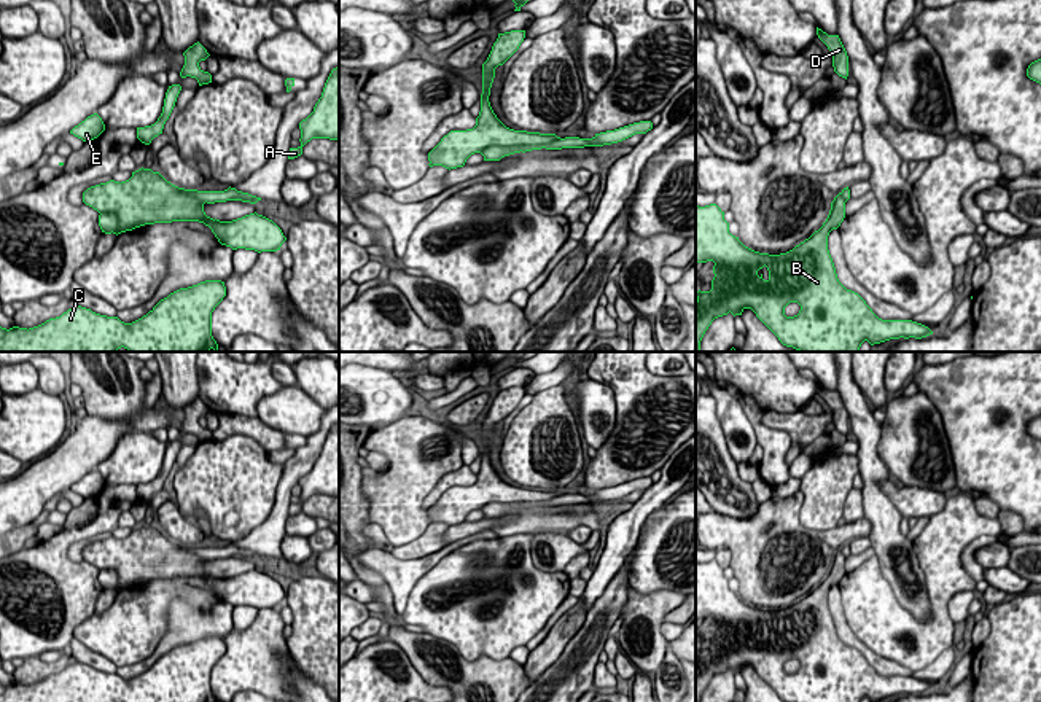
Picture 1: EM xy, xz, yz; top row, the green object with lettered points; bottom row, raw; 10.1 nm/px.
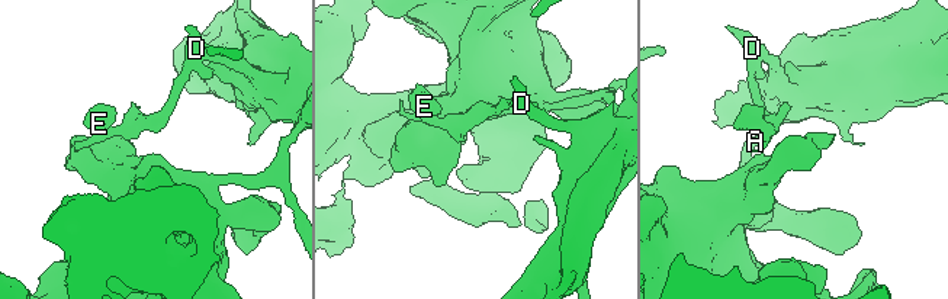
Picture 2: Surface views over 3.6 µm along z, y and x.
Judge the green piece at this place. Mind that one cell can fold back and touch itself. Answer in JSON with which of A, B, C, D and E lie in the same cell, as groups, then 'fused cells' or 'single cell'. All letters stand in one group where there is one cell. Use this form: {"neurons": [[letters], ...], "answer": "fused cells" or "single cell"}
{"neurons": [["A", "D", "E"], ["B", "C"]], "answer": "fused cells"}

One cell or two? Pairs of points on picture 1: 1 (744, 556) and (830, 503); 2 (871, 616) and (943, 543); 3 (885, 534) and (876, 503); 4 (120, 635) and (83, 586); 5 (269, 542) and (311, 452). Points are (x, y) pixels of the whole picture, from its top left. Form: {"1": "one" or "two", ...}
{"1": "two", "2": "one", "3": "one", "4": "two", "5": "one"}

